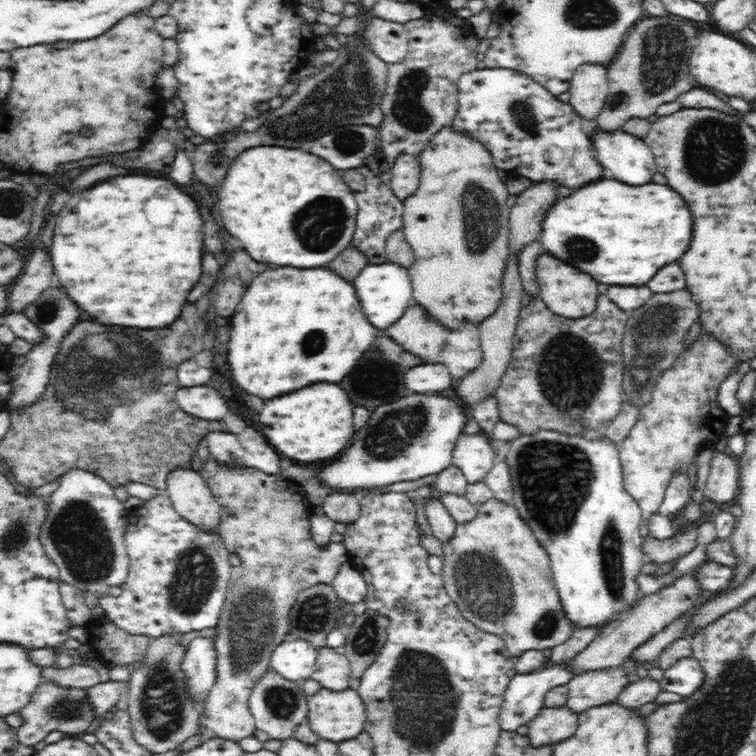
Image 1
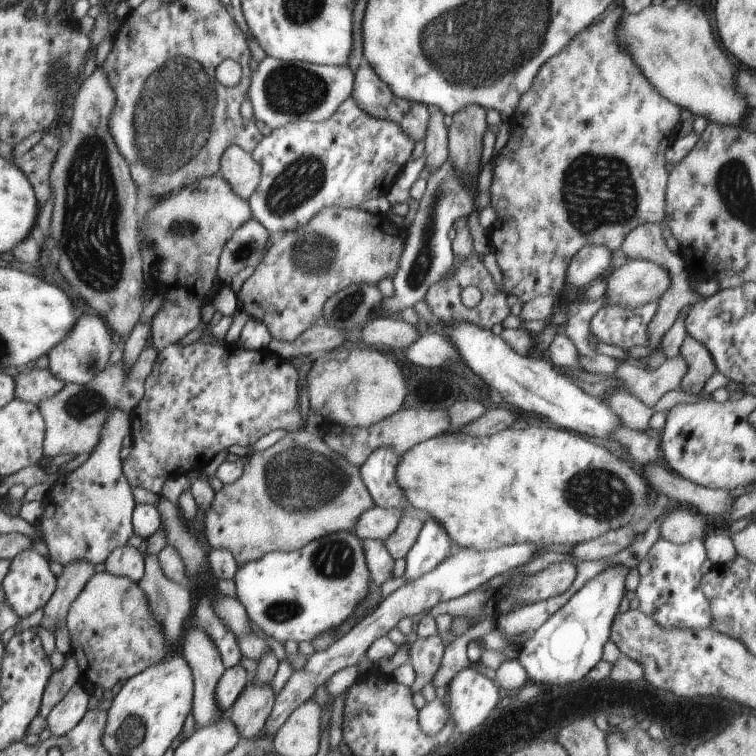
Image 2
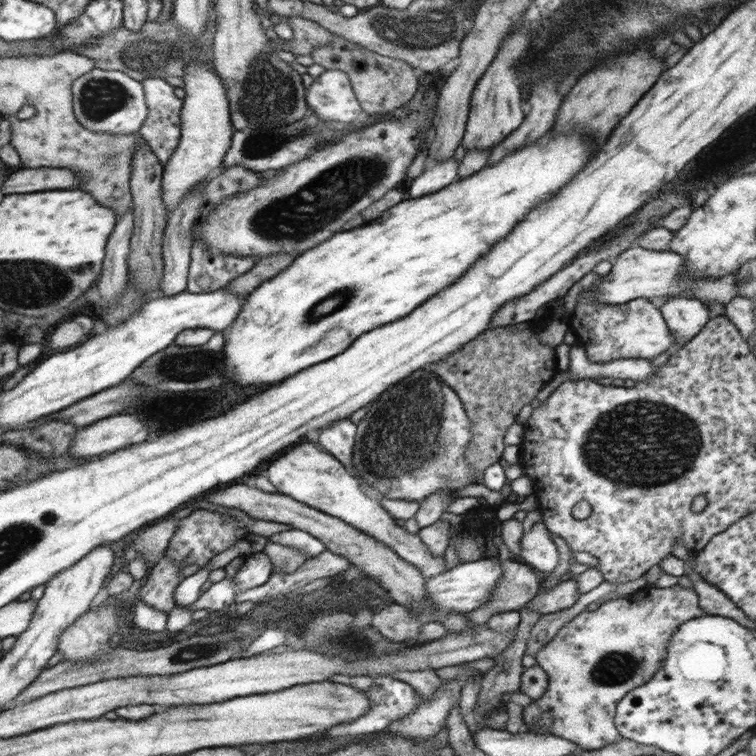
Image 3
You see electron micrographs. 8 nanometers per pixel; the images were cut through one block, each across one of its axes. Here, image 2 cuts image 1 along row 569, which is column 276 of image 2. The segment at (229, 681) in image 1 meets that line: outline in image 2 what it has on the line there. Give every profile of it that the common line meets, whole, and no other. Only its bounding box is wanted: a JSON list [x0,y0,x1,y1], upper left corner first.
[237,207,407,342]

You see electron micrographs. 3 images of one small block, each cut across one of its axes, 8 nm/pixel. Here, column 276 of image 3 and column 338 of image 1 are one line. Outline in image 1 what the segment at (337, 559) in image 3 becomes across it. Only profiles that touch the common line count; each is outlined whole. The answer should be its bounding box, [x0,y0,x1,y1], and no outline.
[331,562,368,605]

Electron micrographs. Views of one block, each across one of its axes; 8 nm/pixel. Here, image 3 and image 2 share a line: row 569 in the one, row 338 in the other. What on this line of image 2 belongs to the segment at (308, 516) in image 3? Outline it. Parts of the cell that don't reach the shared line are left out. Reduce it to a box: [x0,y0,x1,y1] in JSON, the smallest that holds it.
[360,316,421,351]

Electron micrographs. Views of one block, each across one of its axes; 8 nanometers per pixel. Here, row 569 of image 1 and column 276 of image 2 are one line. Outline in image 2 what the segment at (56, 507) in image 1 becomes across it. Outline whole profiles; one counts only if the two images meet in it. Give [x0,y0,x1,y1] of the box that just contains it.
[247,55,355,129]

